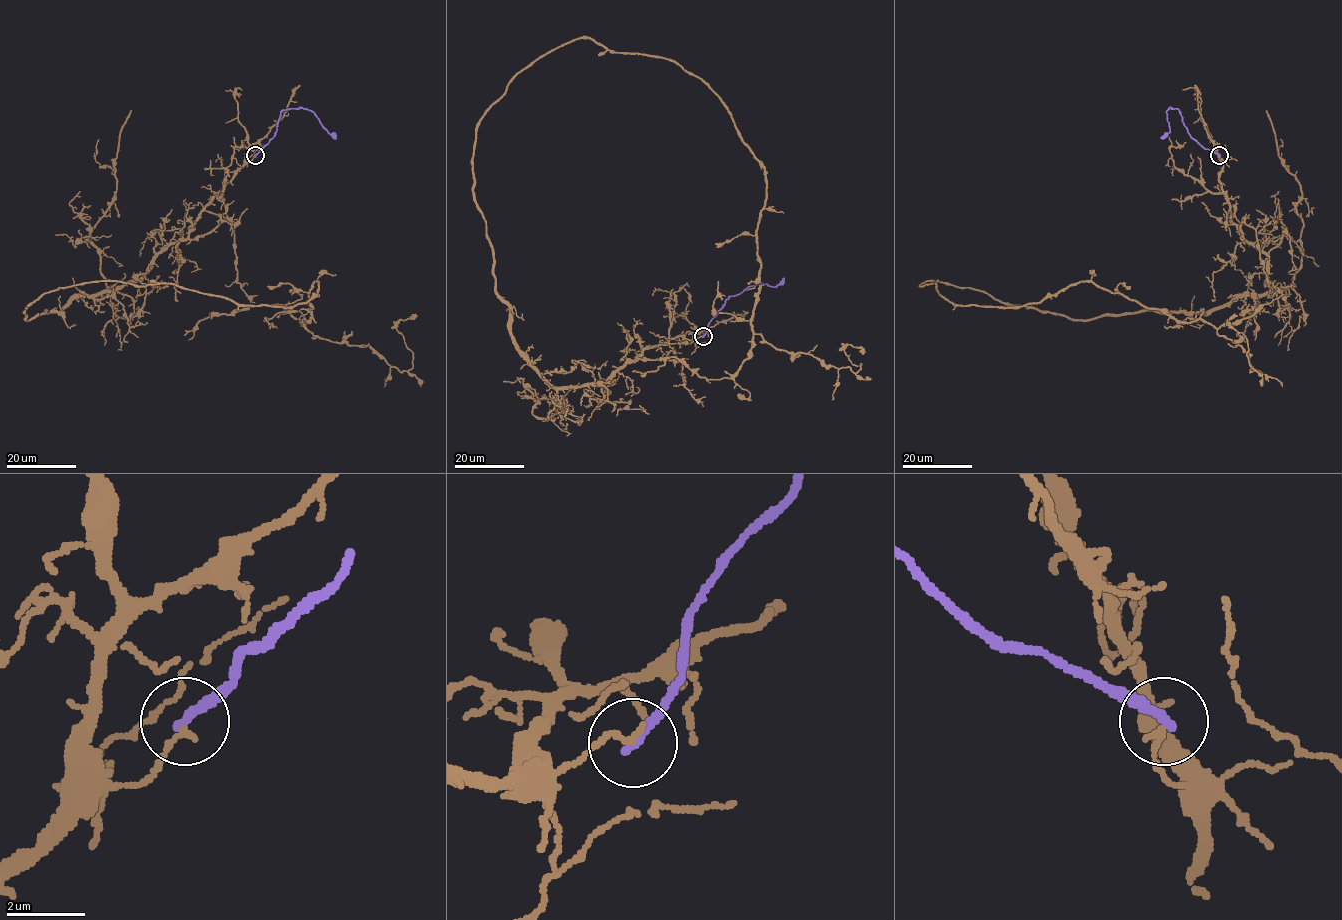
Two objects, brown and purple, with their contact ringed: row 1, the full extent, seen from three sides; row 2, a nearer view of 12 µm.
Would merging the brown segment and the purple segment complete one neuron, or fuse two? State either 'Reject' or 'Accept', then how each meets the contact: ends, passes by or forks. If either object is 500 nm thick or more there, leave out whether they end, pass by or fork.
Reject. At the ring brown ends. At the ring purple ends

